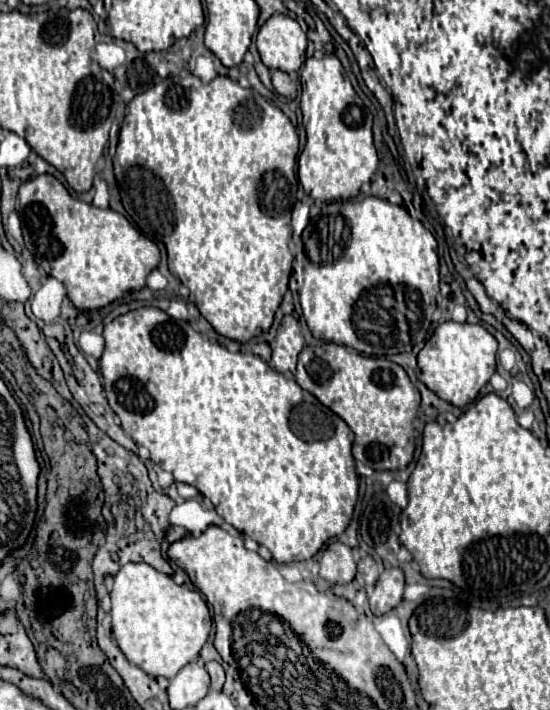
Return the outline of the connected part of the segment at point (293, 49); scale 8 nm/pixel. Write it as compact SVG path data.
M274 15L260 27L256 46L268 69L294 73L302 67L306 55L306 35L292 17Z

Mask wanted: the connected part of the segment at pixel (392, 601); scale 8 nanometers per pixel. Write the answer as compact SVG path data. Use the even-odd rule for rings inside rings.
M394 567L394 569L386 569L372 595L370 595L370 609L374 615L384 615L388 611L392 611L400 601L402 601L402 593L404 593L404 573L402 569Z

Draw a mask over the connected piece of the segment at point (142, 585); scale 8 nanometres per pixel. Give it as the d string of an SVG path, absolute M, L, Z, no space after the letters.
M126 563L114 577L112 635L130 663L148 675L172 679L186 663L196 661L212 629L212 617L200 593L176 585L146 563Z

